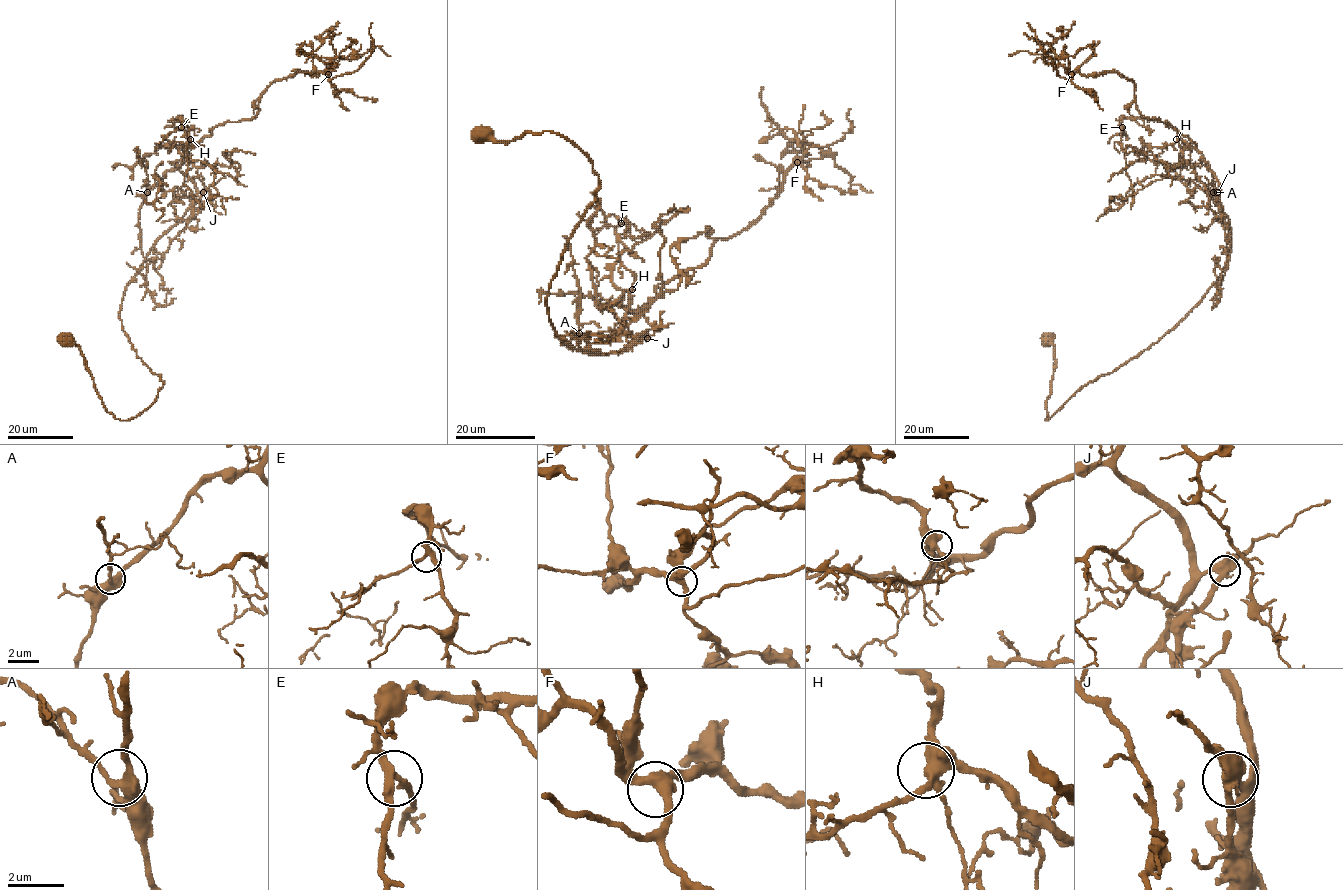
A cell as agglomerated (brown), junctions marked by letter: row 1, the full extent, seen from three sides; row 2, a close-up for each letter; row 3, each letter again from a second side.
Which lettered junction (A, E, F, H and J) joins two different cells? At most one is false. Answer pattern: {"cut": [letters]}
{"cut": ["J"]}

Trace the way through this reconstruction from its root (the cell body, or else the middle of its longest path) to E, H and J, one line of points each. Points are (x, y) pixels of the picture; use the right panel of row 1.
E: (1049, 339), (1045, 420), (1171, 331), (1226, 262), (1204, 157), (1159, 121), (1124, 117), (1122, 127)
H: (1049, 339), (1054, 371), (1045, 420), (1171, 331), (1223, 271), (1225, 229), (1213, 172), (1200, 153), (1176, 139)
J: (1049, 339), (1054, 371), (1045, 420), (1082, 387), (1156, 343), (1218, 279), (1230, 241), (1229, 219), (1218, 192)

